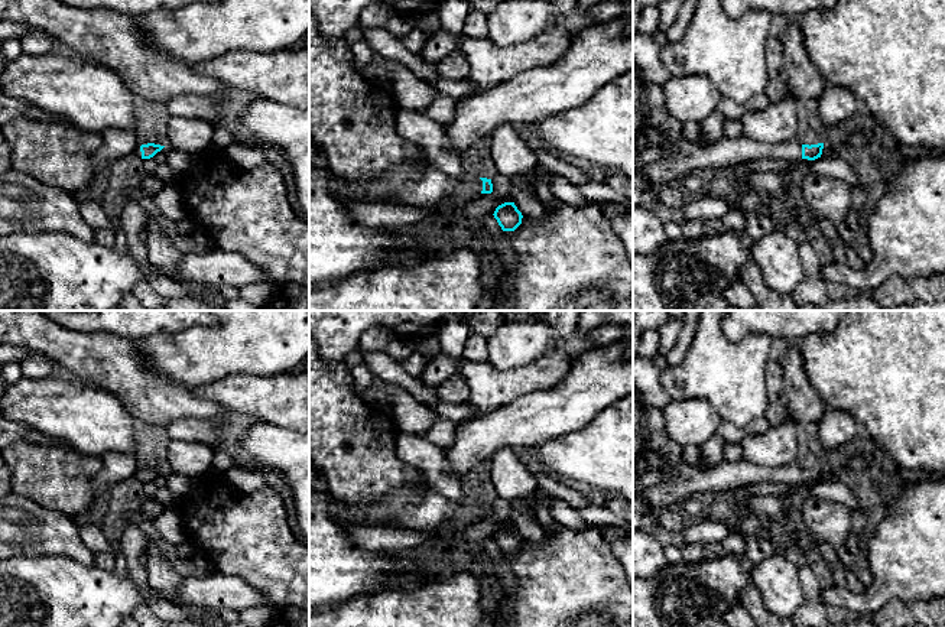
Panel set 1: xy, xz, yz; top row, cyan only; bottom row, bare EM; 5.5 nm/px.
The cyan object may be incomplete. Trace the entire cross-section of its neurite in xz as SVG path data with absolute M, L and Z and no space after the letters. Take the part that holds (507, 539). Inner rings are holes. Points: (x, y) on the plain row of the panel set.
M514 526L499 529L493 539L503 555L514 555L522 548L523 542Z

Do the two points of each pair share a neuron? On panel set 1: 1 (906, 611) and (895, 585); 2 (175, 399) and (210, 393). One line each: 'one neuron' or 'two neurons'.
1: two neurons
2: two neurons

